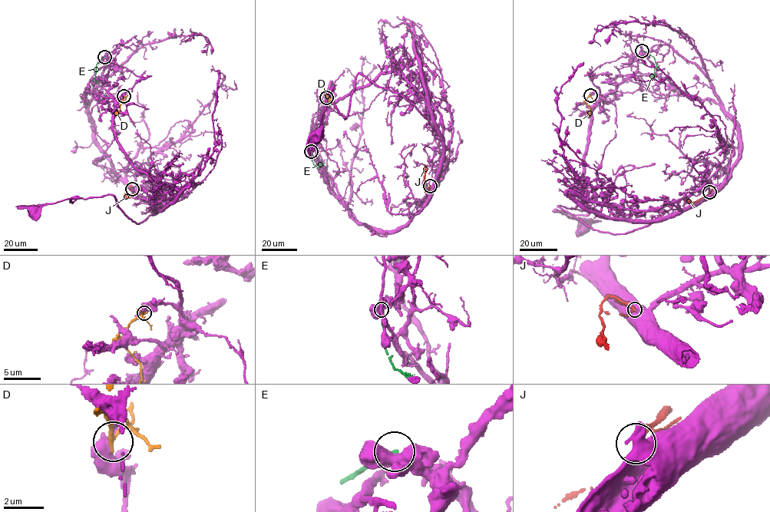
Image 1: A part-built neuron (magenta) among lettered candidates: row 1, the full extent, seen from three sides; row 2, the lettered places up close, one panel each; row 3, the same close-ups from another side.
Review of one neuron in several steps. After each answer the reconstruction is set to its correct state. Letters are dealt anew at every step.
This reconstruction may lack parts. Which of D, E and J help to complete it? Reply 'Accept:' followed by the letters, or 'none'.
Accept: J

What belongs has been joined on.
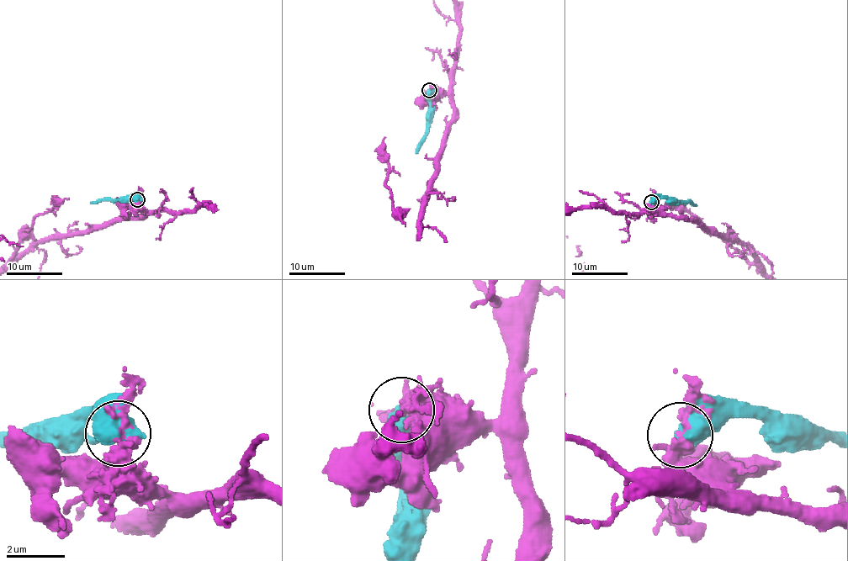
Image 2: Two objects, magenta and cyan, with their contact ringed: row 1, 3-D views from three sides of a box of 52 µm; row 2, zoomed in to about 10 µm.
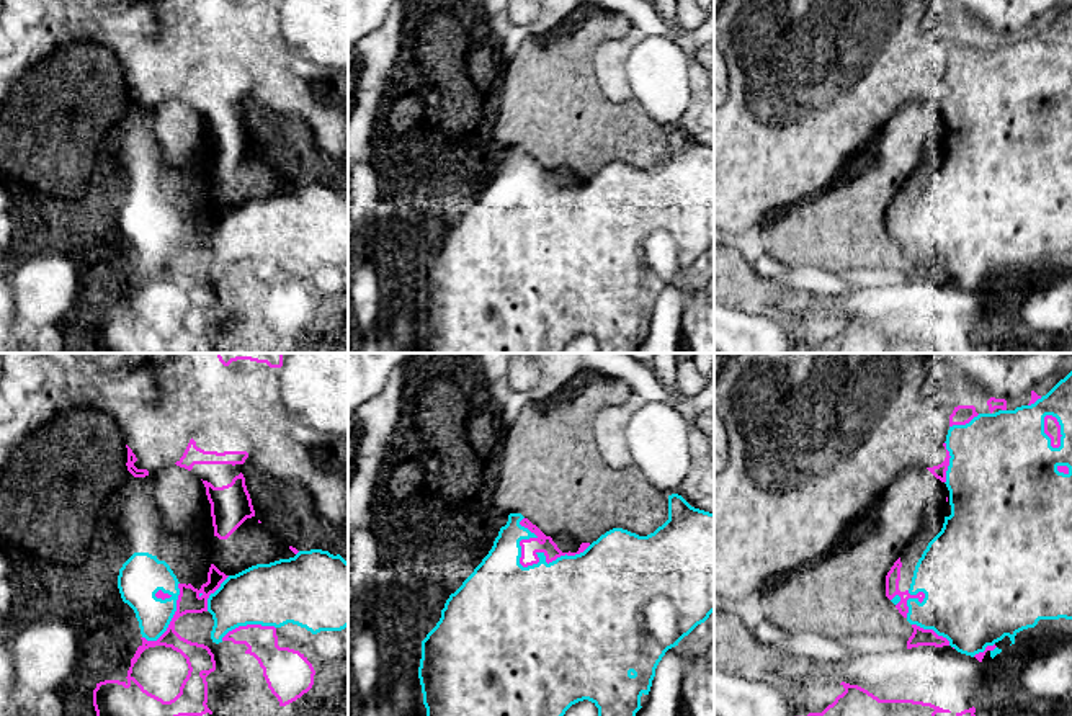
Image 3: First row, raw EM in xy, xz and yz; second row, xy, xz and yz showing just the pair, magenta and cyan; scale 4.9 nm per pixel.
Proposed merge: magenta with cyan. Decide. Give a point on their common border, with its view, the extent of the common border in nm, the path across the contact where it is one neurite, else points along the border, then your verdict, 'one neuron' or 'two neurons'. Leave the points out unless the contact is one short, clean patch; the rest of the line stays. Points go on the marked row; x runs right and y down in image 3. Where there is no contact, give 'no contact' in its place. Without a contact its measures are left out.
meets magenta in xz at (535, 563); contact 380 nm long; two neurons

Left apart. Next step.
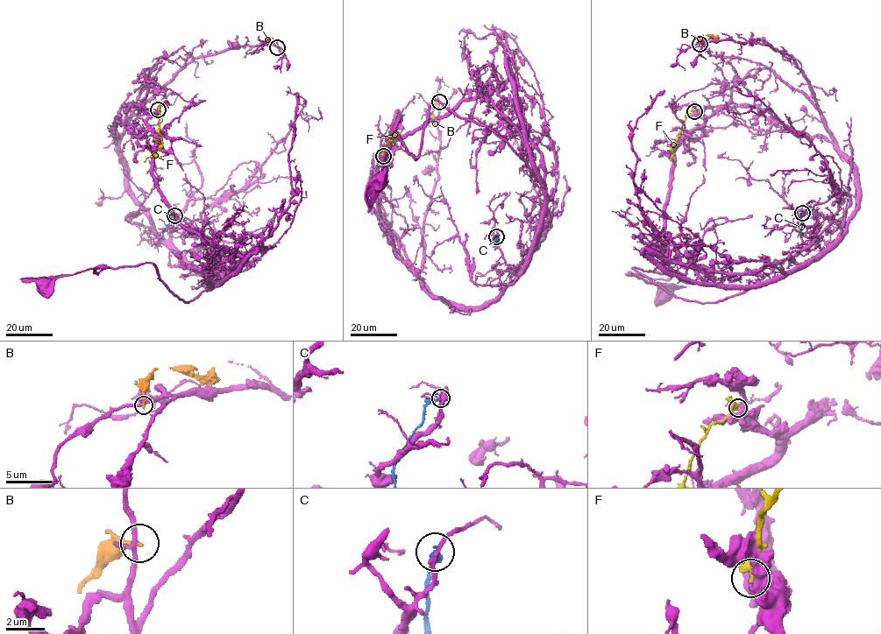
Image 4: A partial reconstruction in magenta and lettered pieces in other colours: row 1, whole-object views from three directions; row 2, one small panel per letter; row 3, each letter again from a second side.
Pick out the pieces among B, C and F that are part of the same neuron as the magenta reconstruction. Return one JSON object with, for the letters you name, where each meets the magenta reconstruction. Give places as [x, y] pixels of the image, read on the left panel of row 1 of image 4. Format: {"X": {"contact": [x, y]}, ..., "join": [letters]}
{"join": []}

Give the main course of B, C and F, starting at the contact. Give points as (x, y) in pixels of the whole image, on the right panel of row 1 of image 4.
B: (699, 45), (703, 35), (719, 38)
C: (802, 213), (800, 233), (797, 236)
F: (694, 112), (687, 116), (671, 147), (674, 155), (670, 158), (676, 165)

